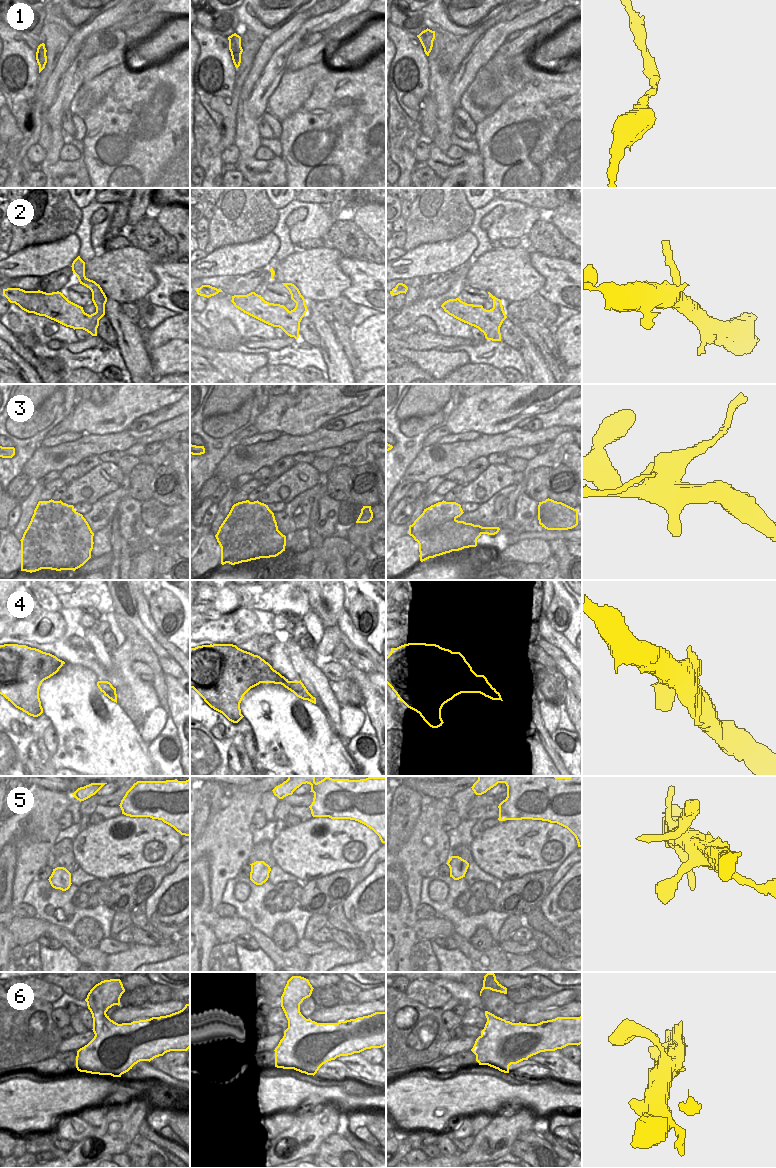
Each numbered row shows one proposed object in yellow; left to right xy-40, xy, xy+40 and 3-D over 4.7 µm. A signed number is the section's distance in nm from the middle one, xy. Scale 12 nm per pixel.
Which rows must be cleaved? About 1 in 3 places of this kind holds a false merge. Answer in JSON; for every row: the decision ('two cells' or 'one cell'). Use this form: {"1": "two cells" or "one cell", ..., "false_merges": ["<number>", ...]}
{"1": "one cell", "2": "one cell", "3": "two cells", "4": "one cell", "5": "one cell", "6": "one cell", "false_merges": ["3"]}

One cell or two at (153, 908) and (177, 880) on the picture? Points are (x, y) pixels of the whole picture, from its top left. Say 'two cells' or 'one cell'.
one cell

